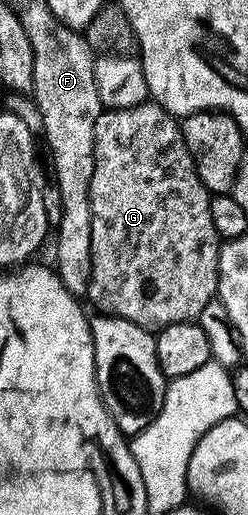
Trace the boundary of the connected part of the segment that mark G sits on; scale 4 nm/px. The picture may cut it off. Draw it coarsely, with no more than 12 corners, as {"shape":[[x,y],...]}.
{"shape":[[154,101],[97,121],[98,314],[216,302],[213,196]]}

